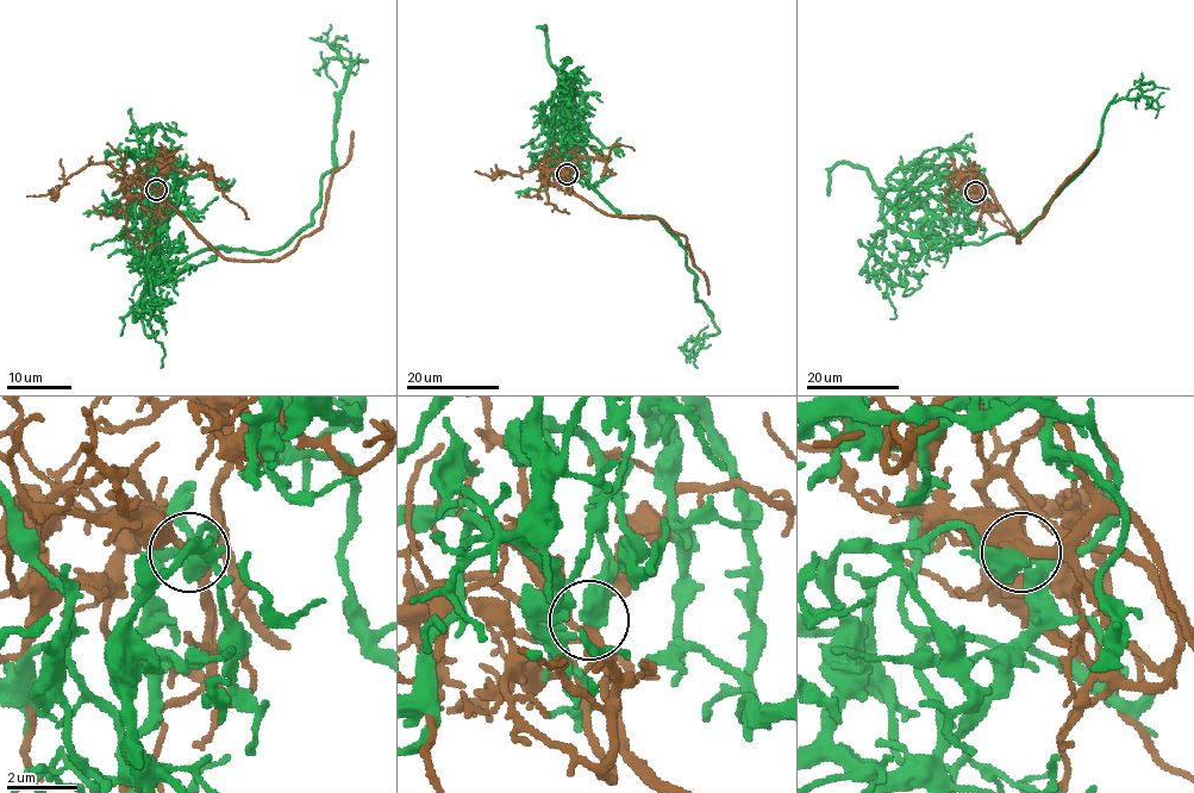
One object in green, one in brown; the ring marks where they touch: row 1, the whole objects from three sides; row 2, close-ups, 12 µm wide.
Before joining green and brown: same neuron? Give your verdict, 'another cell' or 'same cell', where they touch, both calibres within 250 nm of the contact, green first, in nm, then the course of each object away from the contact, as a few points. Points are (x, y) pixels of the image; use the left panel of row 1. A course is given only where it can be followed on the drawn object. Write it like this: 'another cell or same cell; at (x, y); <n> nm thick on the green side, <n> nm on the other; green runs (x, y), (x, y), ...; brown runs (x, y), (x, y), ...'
another cell; at (156, 189); 400 nm thick on the green side, 280 nm on the other; green runs (157, 189), (144, 225), (163, 262), (280, 251), (332, 166), (344, 76), (367, 61), (331, 48), (348, 41); brown runs (155, 189), (160, 183), (164, 199), (225, 257), (280, 261), (320, 229), (330, 179), (349, 158), (352, 131)

